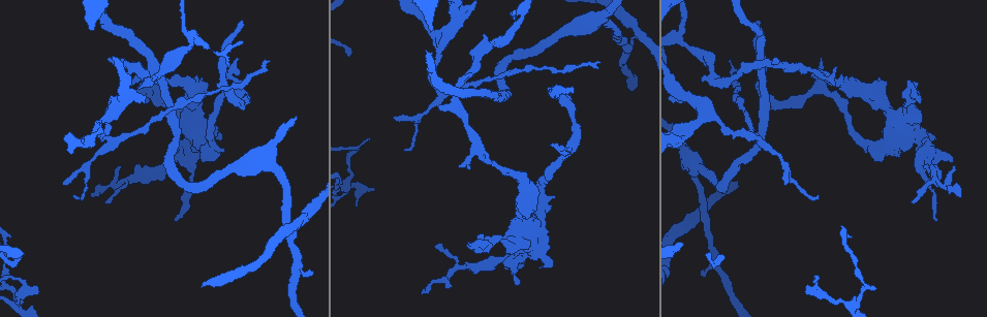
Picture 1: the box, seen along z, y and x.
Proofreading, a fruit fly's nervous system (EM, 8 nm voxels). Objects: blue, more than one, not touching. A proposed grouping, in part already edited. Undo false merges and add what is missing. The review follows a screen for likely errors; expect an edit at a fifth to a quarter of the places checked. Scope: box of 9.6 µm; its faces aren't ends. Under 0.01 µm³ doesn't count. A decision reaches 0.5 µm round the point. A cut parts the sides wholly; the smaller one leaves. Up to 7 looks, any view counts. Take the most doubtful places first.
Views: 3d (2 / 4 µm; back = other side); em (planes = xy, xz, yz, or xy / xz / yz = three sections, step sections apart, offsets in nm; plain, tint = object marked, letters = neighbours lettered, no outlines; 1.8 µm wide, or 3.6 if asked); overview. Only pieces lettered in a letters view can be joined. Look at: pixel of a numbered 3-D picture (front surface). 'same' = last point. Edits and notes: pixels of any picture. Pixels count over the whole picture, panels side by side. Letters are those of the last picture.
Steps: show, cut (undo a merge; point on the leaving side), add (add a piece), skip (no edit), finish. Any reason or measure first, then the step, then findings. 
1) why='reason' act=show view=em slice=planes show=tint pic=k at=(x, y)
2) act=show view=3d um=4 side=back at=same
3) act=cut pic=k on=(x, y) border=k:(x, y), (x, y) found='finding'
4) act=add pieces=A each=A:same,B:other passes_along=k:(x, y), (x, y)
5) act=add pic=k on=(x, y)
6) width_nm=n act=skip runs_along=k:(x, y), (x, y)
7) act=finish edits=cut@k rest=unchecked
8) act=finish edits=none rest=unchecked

why='sharp bend' act=show view=em slice=planes show=tint pic=1 at=(821, 92)

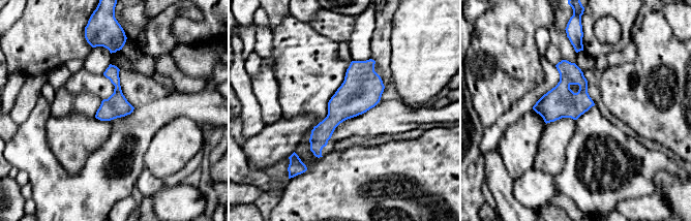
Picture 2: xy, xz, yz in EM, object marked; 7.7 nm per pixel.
act=show view=em slice=planes show=letters at=same

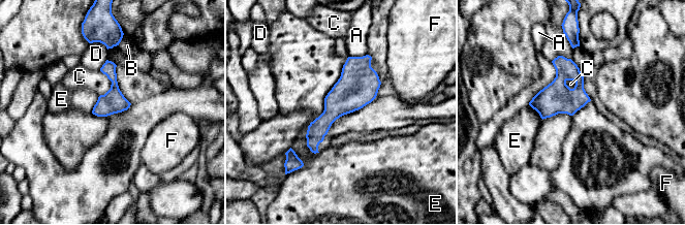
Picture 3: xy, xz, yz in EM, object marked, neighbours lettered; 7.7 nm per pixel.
longest_contact=E:800nm act=skip each=A:other,B:other,C:other,D:other,E:other,F:other border=3:(348, 57), (308, 126), (314, 154) found='all the same neuron'

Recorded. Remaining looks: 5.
why='abrupt turn' act=show view=em slice=planes show=plain pic=1 at=(354, 148)

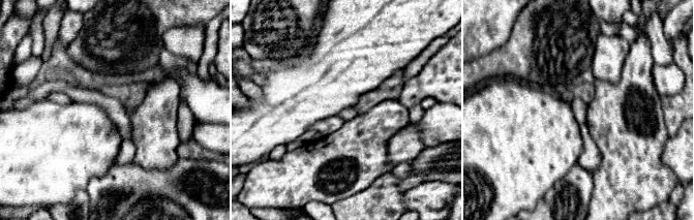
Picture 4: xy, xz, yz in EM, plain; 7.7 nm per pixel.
why='where the object lies' act=show view=em slice=planes show=tint at=same

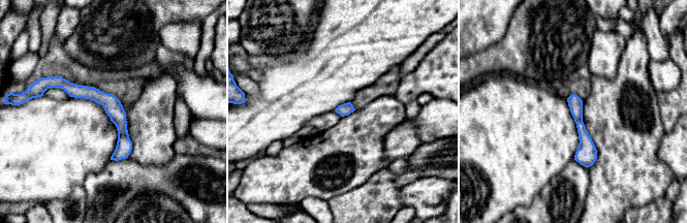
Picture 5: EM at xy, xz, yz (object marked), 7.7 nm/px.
act=show view=em slice=planes show=letters at=same

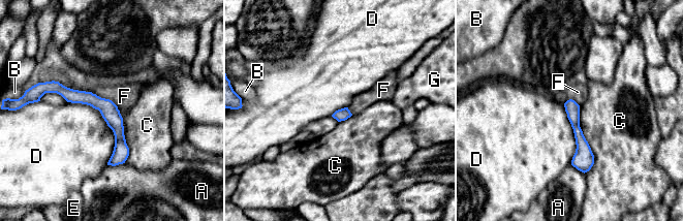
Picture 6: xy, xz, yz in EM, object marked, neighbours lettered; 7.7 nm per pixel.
longest_contact=D:600nm act=cut pic=6 on=(120, 154) each=A:other,B:other,C:other,D:other,E:other,F:other,G:other border=6:(122, 123), (115, 135) found='a second neuron is stuck on'

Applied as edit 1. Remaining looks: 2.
why='thin end' act=show view=em slice=yz step=16 show=letters pic=1 at=(450, 286)

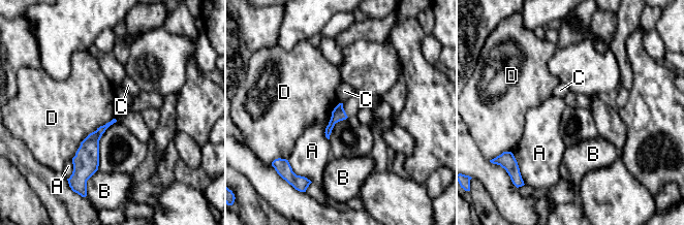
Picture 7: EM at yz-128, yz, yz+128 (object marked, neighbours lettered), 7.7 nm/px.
act=skip each=A:other,B:other,C:other,D:other border=7:(115, 118), (92, 131), (71, 159) found='no lettered piece goes on from it'

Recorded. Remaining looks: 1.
act=finish edits=cut@6 rest=unchecked

